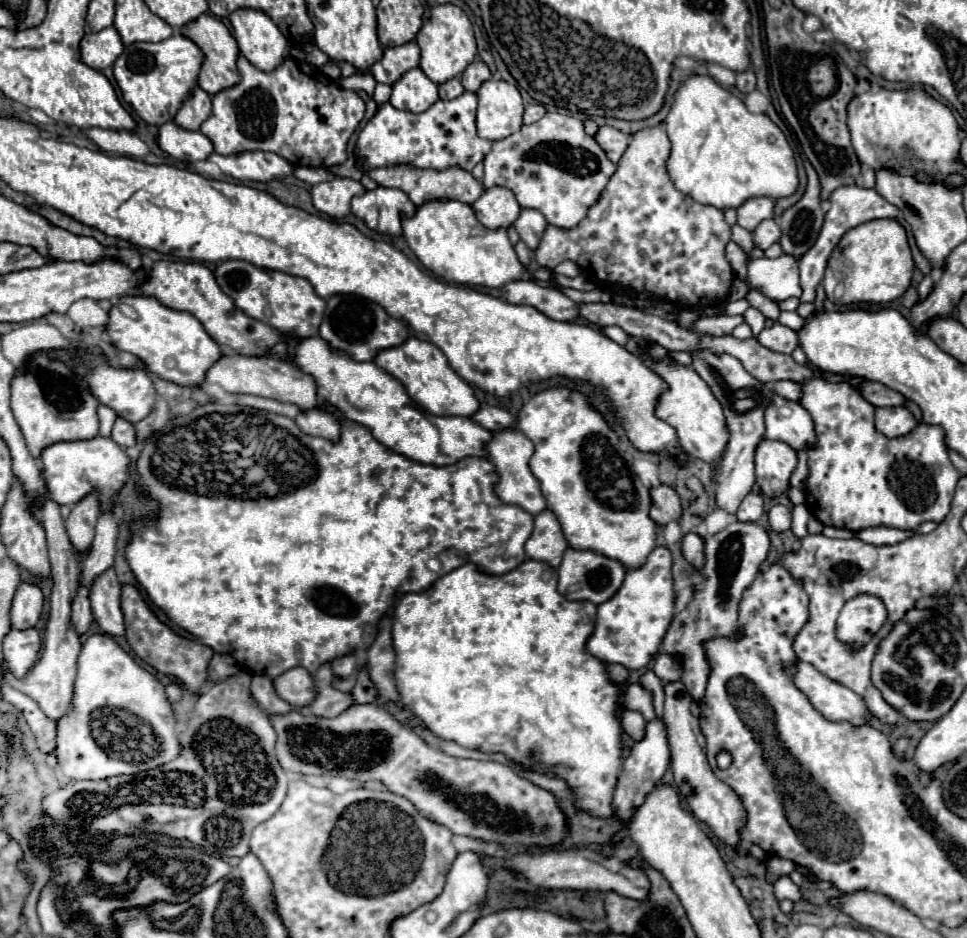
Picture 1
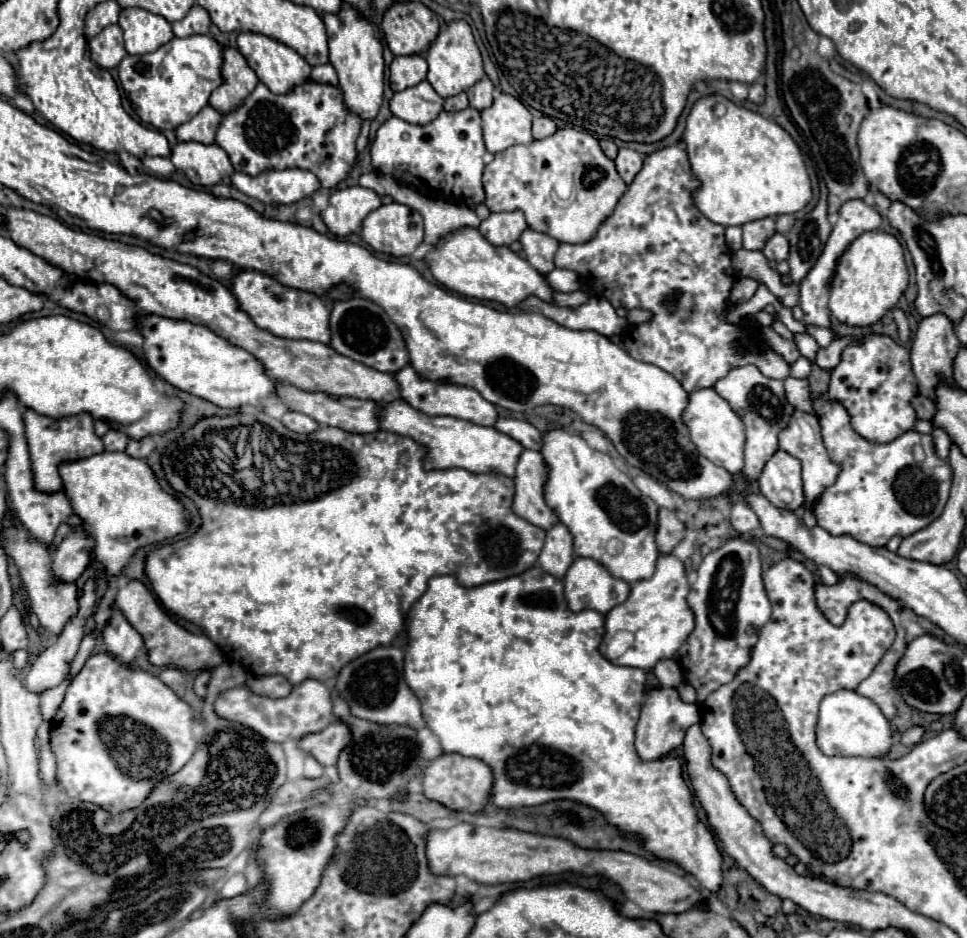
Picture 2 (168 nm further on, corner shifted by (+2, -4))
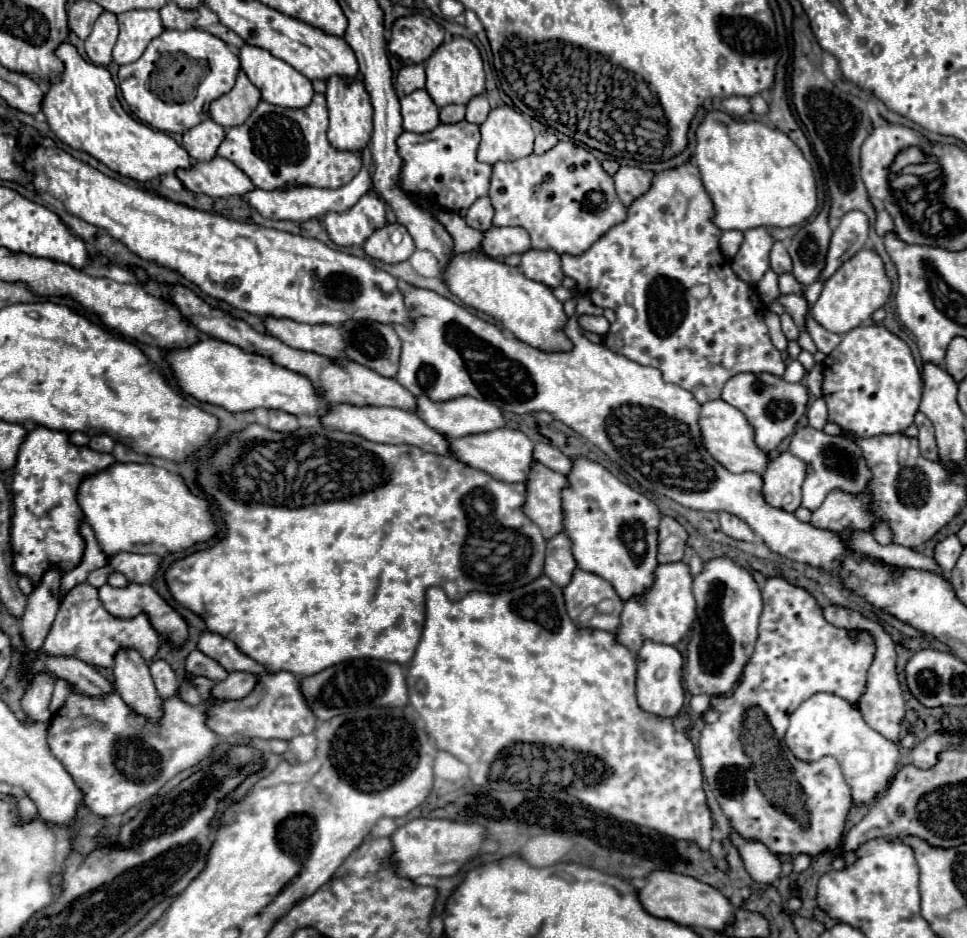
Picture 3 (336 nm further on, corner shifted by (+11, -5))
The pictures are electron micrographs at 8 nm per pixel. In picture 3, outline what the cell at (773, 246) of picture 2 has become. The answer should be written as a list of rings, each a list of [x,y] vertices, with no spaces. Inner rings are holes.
[[[776,241],[770,253],[770,269],[776,271],[778,275],[782,273],[790,273],[792,271],[792,259],[788,255],[788,249],[782,241]]]

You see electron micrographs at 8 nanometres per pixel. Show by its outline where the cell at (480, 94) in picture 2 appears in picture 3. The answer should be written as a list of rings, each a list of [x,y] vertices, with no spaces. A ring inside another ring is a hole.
[[[478,95],[476,99],[470,99],[470,103],[466,105],[466,121],[480,125],[488,117],[488,111],[490,111],[488,97],[486,95]]]

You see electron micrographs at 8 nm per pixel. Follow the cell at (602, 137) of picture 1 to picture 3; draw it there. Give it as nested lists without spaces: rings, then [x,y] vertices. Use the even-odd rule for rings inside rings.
[[[620,167],[614,175],[616,193],[622,199],[622,203],[628,207],[634,199],[644,195],[652,185],[652,175],[638,169],[638,167]]]

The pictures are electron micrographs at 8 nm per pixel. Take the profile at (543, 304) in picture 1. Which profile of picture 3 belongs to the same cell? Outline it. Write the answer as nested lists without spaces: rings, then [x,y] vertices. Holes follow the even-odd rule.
[[[584,315],[584,317],[580,317],[578,319],[578,323],[580,323],[580,327],[582,329],[586,329],[586,331],[592,331],[592,333],[596,333],[596,335],[606,335],[608,333],[608,329],[610,329],[610,323],[606,321],[606,317],[590,317],[590,315]]]

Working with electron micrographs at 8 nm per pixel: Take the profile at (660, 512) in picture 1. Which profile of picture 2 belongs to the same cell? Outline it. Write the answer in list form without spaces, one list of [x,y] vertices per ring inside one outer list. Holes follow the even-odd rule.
[[[661,508],[657,522],[657,548],[661,554],[669,554],[685,538],[685,524],[675,510]]]

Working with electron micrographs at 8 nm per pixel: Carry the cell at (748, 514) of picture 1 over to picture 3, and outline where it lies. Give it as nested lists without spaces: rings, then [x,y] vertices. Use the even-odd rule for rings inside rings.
[[[720,513],[720,527],[732,539],[738,539],[738,541],[754,541],[756,539],[754,531],[744,521],[730,513]]]

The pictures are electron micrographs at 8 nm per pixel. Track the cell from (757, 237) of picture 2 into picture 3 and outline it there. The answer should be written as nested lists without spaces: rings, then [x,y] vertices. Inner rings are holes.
[[[756,227],[744,233],[744,243],[732,259],[732,269],[742,281],[756,285],[764,277],[764,273],[770,269],[768,255],[772,251],[772,243],[774,239],[764,227]]]

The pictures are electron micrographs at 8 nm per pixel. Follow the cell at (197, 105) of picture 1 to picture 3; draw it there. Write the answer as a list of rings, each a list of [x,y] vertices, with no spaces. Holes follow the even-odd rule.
[[[206,119],[204,123],[196,125],[182,137],[182,147],[190,153],[194,161],[208,161],[216,157],[220,143],[224,141],[224,127]]]

